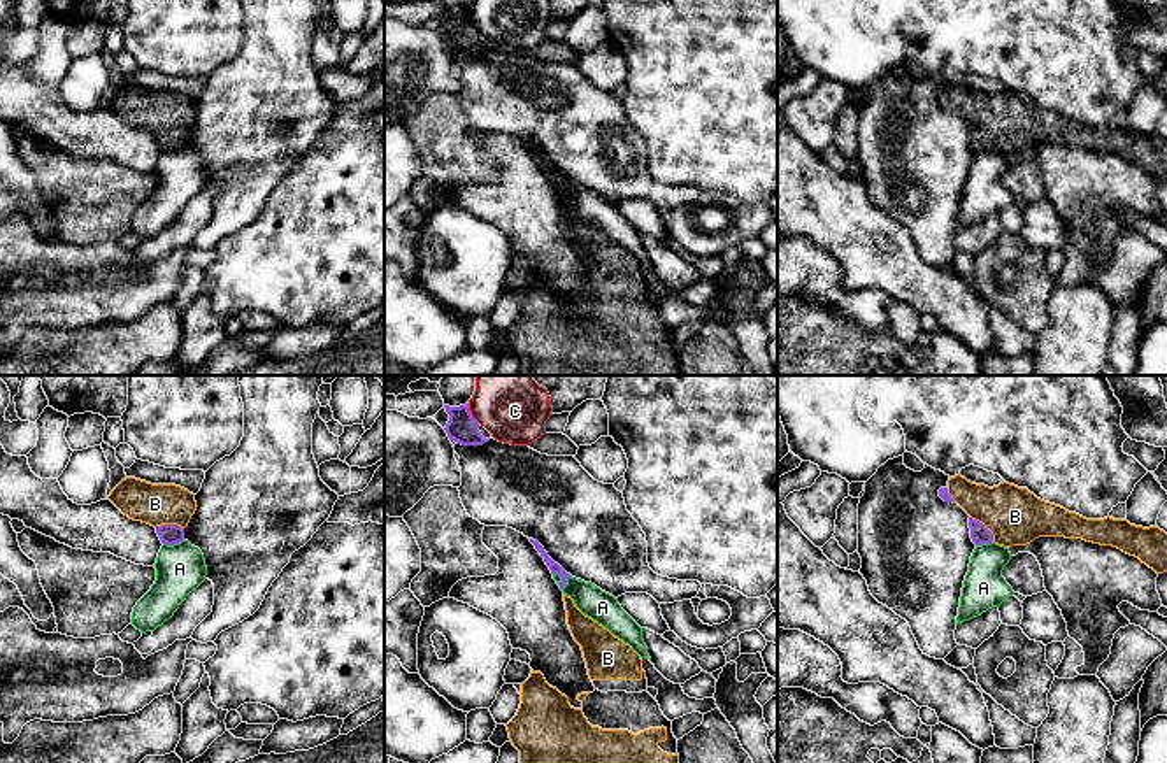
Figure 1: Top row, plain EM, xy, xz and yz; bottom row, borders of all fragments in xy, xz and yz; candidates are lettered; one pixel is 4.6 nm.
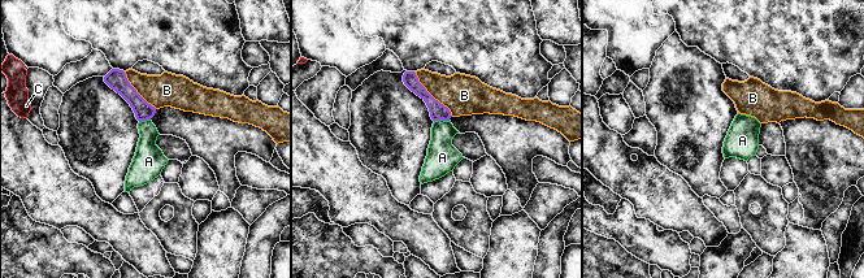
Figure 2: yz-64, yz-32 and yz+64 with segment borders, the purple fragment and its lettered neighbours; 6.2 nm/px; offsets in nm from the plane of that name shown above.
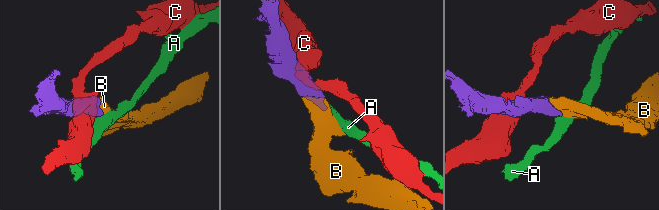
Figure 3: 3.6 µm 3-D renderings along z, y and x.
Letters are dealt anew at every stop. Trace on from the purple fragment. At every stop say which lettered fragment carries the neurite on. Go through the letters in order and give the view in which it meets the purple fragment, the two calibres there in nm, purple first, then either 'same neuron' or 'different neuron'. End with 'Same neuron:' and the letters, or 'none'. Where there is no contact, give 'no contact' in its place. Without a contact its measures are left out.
A: contact in xy; calibres 100 and 220 nm; different neuron
B: contact in yz; calibres 90 and 260 nm; same neuron
C: contact in xz; calibres 140 and 320 nm; different neuron
Same neuron: B

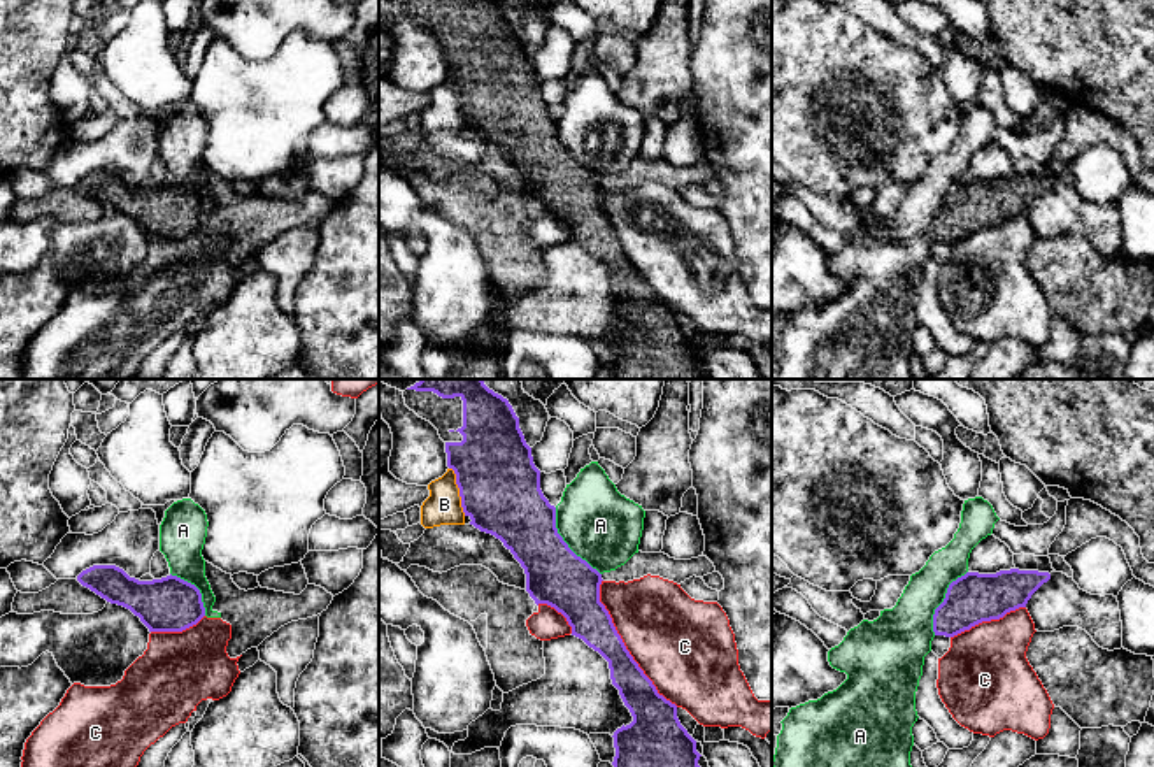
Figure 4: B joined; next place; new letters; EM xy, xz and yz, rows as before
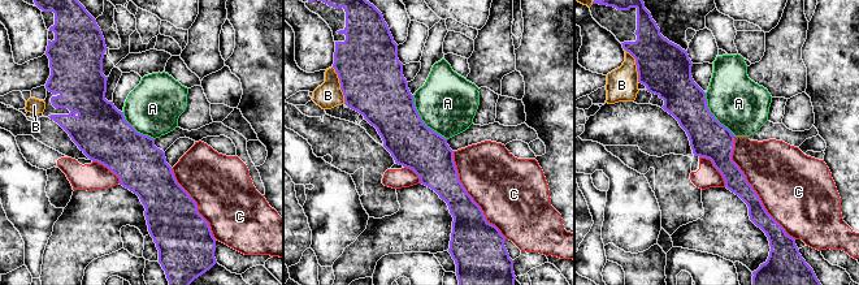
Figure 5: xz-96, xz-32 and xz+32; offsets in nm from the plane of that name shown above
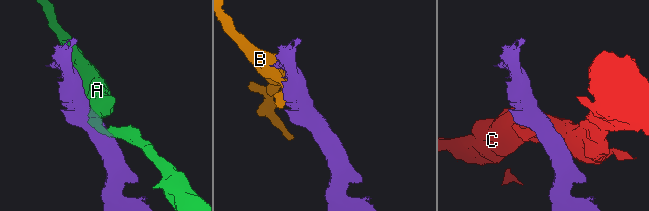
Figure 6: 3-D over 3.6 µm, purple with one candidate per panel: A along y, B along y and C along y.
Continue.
A: contact in xz; calibres 280 and 340 nm; different neuron
B: contact in xz; calibres 380 and 160 nm; different neuron
C: contact in xz; calibres 180 and 420 nm; different neuron
Same neuron: none

